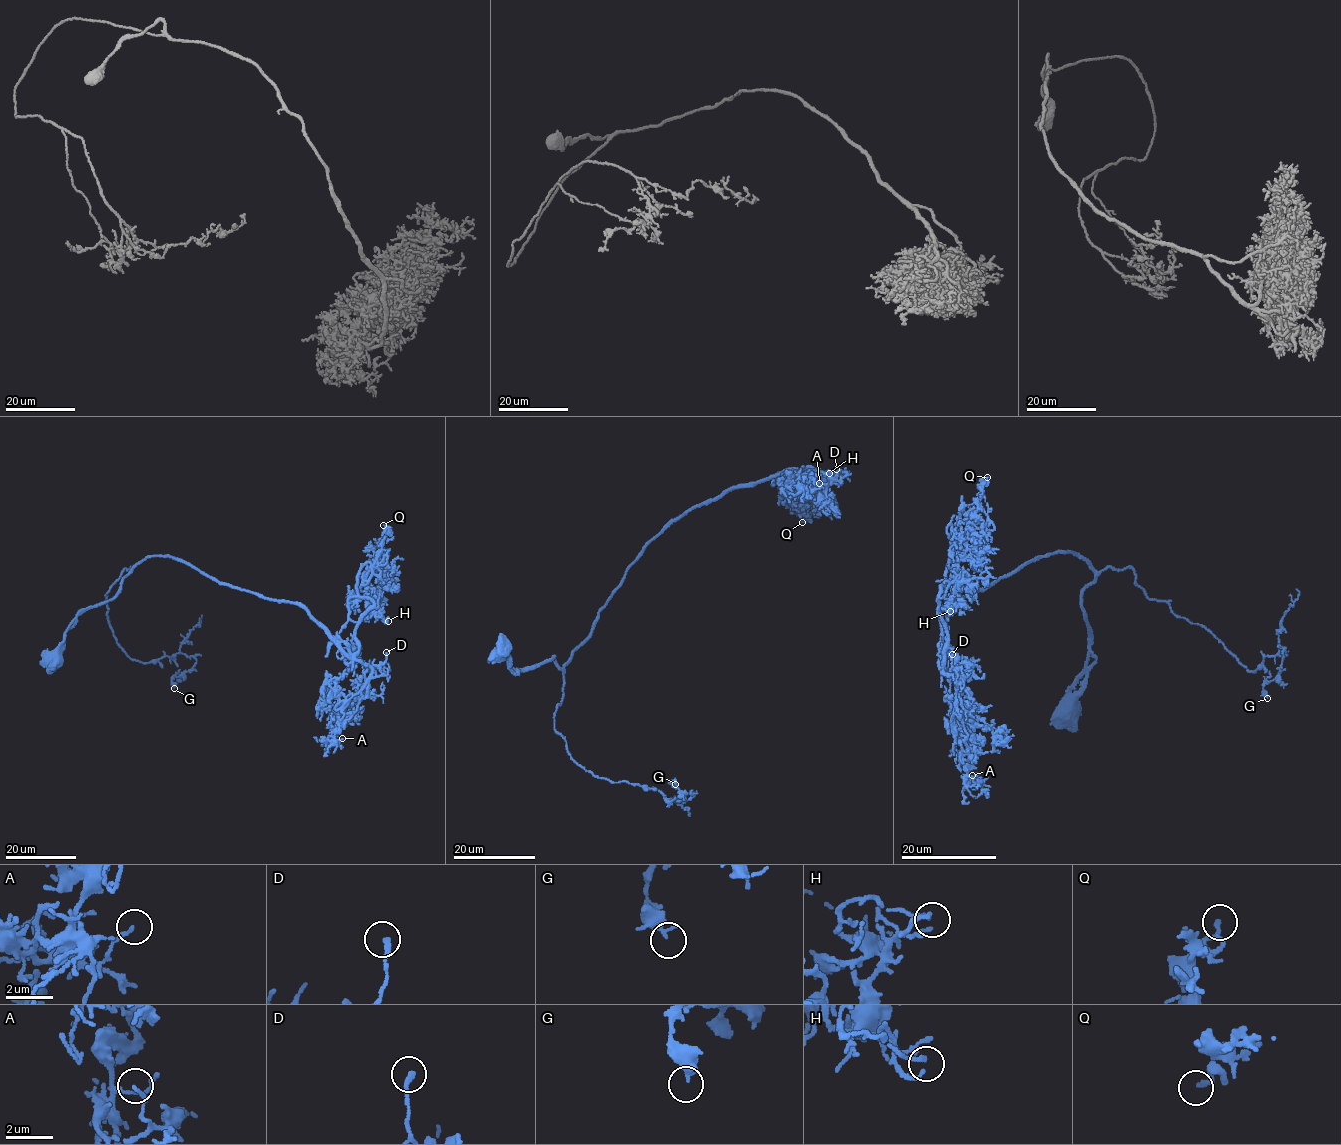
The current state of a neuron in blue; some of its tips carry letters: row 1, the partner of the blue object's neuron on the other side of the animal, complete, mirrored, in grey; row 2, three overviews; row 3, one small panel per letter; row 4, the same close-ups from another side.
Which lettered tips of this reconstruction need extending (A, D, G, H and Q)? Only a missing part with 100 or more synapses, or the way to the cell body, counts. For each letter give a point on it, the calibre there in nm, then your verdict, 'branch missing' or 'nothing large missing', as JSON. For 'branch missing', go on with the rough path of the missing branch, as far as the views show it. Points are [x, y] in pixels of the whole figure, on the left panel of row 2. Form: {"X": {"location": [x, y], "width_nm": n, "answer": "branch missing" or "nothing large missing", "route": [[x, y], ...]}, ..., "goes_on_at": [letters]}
{"A": {"location": [342, 738], "width_nm": 120, "answer": "nothing large missing"}, "D": {"location": [386, 652], "width_nm": 200, "answer": "nothing large missing"}, "G": {"location": [174, 688], "width_nm": 240, "answer": "nothing large missing"}, "H": {"location": [388, 621], "width_nm": 130, "answer": "nothing large missing"}, "Q": {"location": [383, 525], "width_nm": 150, "answer": "nothing large missing"}, "goes_on_at": []}

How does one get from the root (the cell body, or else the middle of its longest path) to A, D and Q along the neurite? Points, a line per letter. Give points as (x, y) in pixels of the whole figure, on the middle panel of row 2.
A: (504, 649), (511, 669), (553, 656), (562, 669), (673, 521), (785, 471), (829, 472), (804, 490), (819, 483)
D: (504, 649), (511, 669), (553, 656), (562, 669), (673, 521), (732, 488), (780, 474), (818, 487), (836, 469)
Q: (504, 649), (511, 669), (553, 656), (562, 669), (643, 548), (732, 488), (809, 482), (822, 504), (802, 522)

